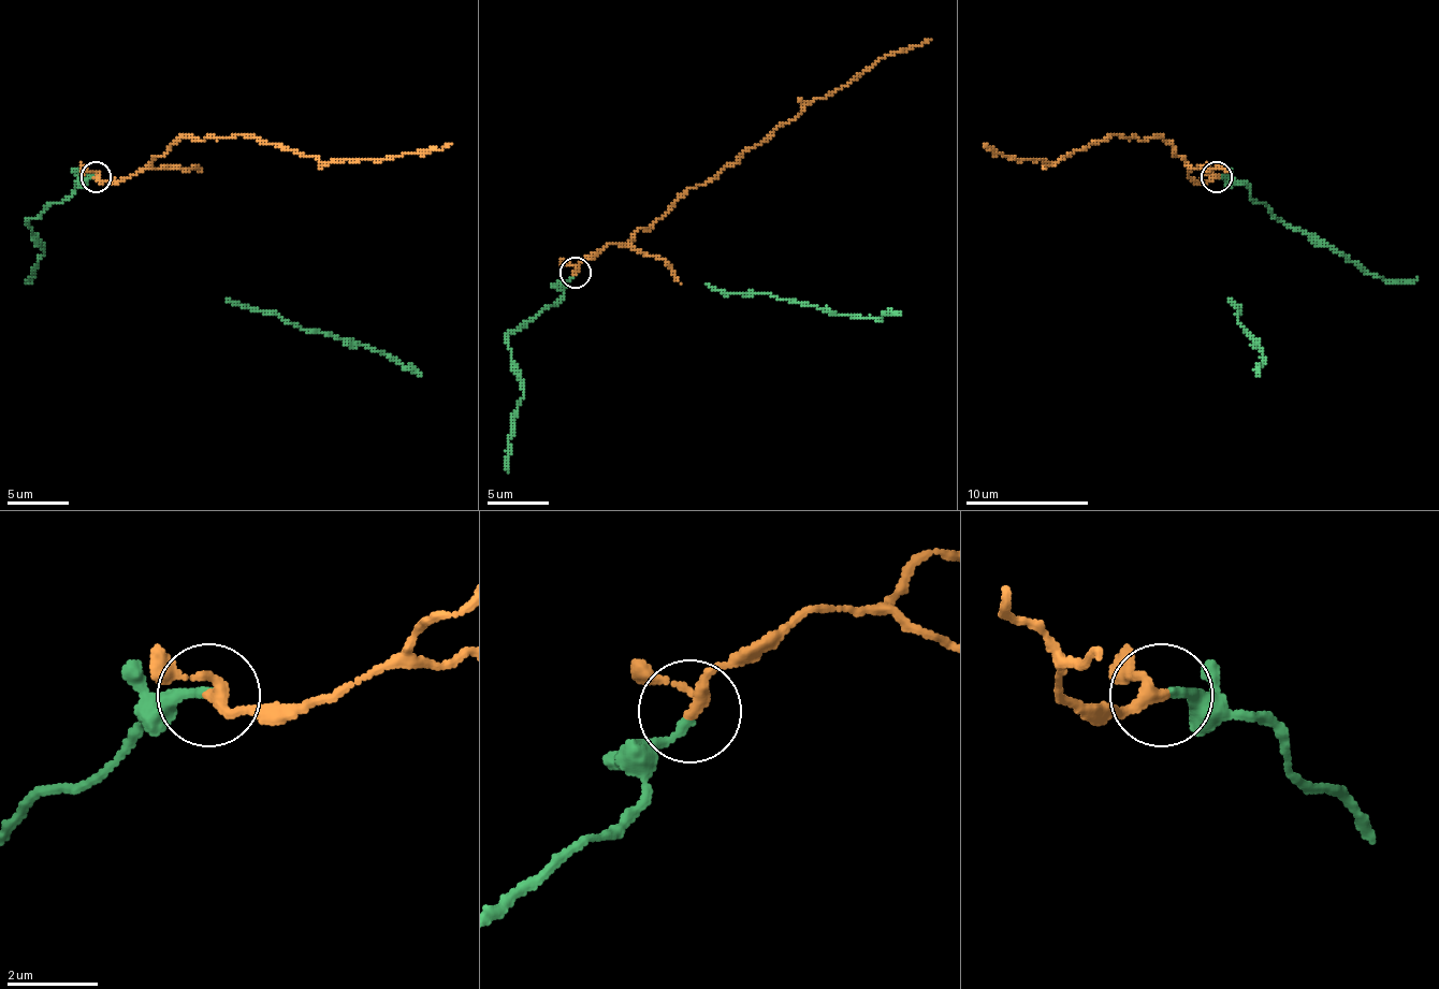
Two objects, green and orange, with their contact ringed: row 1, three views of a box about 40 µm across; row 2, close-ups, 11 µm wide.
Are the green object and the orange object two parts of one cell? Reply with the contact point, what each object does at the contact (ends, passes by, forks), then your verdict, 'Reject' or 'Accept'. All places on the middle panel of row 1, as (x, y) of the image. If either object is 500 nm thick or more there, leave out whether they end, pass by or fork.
Place: (575, 272). At the ring green ends. At the ring orange passes by. Accept

